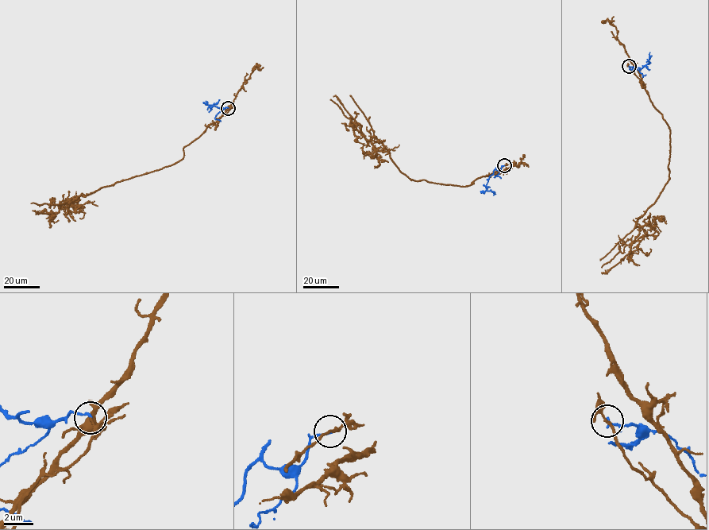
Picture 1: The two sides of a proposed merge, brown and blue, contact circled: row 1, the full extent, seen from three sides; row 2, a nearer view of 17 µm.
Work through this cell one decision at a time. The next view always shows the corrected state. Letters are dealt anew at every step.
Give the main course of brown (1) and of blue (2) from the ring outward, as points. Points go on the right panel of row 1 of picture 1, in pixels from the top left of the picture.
1: (629, 66), (668, 125), (668, 176), (657, 199), (638, 219), (638, 234), (629, 253), (603, 273)
2: (629, 66), (633, 67), (631, 69), (647, 64), (649, 52)

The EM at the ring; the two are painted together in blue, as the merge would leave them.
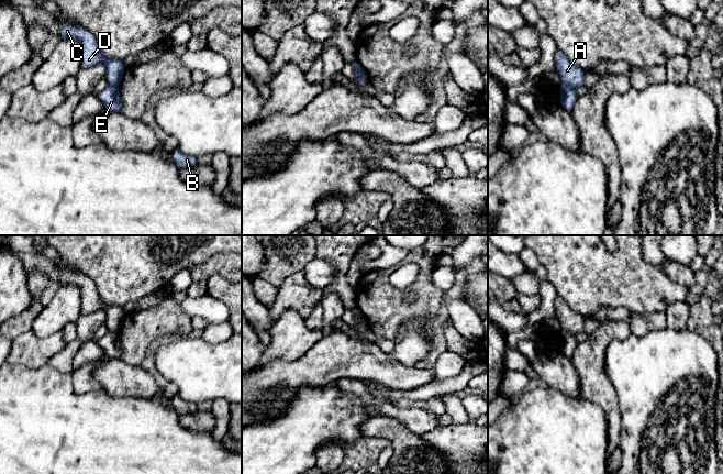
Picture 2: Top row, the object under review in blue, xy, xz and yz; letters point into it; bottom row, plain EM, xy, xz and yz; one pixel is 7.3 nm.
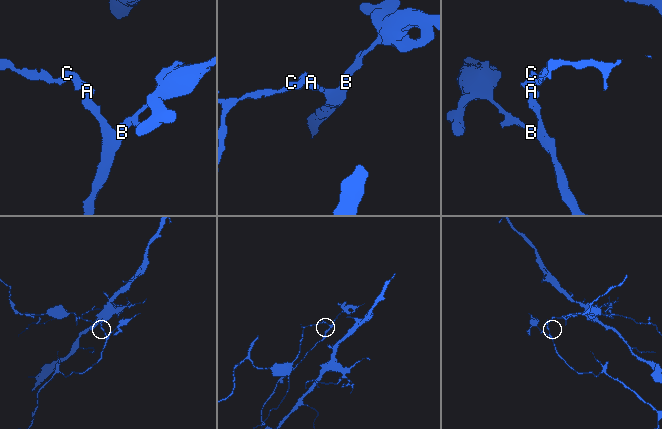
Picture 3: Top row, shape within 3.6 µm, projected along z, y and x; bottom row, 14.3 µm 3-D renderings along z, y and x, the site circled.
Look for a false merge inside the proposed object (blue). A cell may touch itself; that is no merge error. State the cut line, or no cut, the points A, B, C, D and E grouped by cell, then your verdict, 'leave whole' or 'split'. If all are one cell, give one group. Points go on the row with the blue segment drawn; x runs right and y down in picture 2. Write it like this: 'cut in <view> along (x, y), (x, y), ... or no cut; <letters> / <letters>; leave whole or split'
cut in yz along (562, 83), (573, 88); A C D / B E; split

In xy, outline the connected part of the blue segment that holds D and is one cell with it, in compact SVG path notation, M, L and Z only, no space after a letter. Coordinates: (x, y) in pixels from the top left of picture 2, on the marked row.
M60 24L59 36L60 40L75 38L80 43L82 68L90 68L97 64L103 64L105 66L105 79L108 85L119 86L122 74L126 68L123 60L103 57L94 35L89 30L81 25L67 26Z

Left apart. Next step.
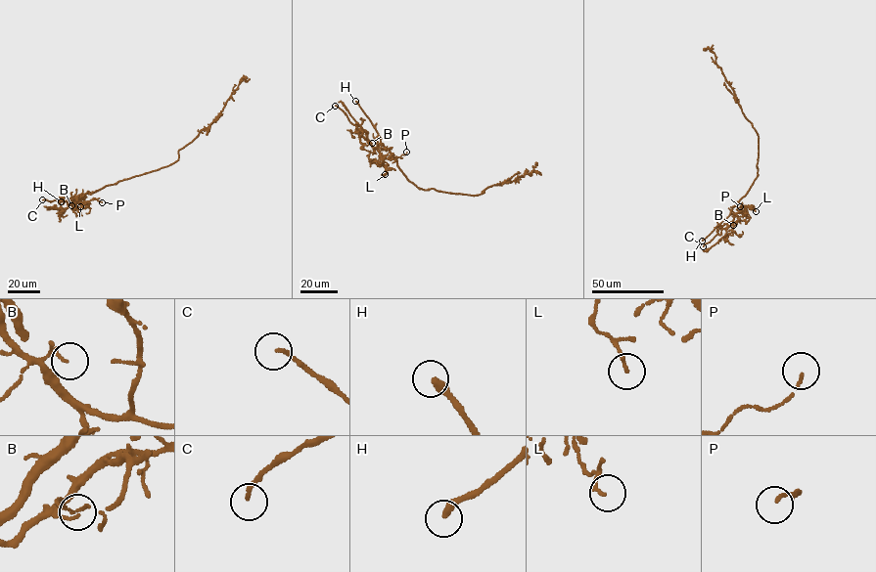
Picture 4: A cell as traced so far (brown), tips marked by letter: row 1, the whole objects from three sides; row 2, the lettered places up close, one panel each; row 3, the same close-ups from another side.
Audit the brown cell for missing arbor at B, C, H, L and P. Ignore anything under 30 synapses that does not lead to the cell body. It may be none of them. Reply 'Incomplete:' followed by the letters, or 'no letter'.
Incomplete: H

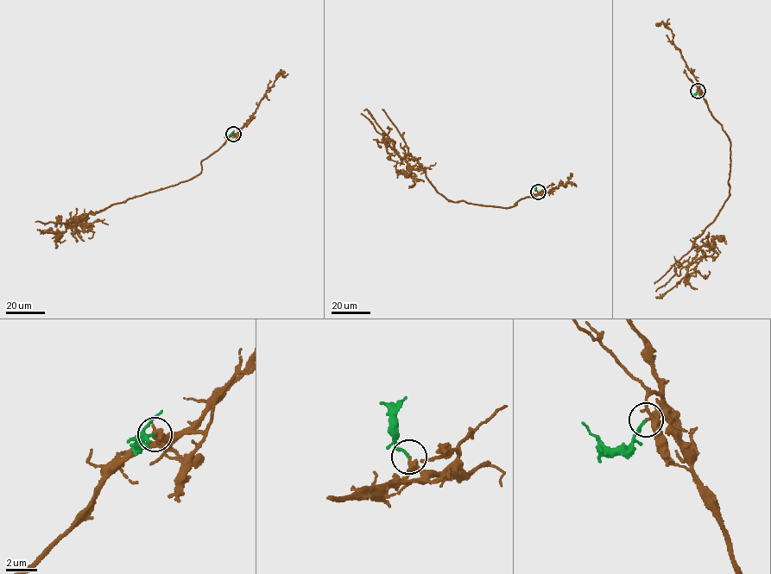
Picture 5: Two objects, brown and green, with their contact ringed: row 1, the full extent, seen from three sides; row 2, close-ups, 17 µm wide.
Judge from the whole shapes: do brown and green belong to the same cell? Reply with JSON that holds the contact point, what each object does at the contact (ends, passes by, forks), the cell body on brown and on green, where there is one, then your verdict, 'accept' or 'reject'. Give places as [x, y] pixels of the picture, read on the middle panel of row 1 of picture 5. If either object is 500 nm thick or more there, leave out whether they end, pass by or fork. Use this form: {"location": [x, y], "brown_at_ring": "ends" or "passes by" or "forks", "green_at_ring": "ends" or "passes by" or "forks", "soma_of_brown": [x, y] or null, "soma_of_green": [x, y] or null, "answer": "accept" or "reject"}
{"location": [538, 192], "brown_at_ring": "forks", "green_at_ring": "ends", "soma_of_brown": null, "soma_of_green": null, "answer": "accept"}

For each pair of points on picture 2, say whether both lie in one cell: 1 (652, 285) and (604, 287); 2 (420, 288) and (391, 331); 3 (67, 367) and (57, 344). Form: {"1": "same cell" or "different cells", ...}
{"1": "same cell", "2": "same cell", "3": "different cells"}

